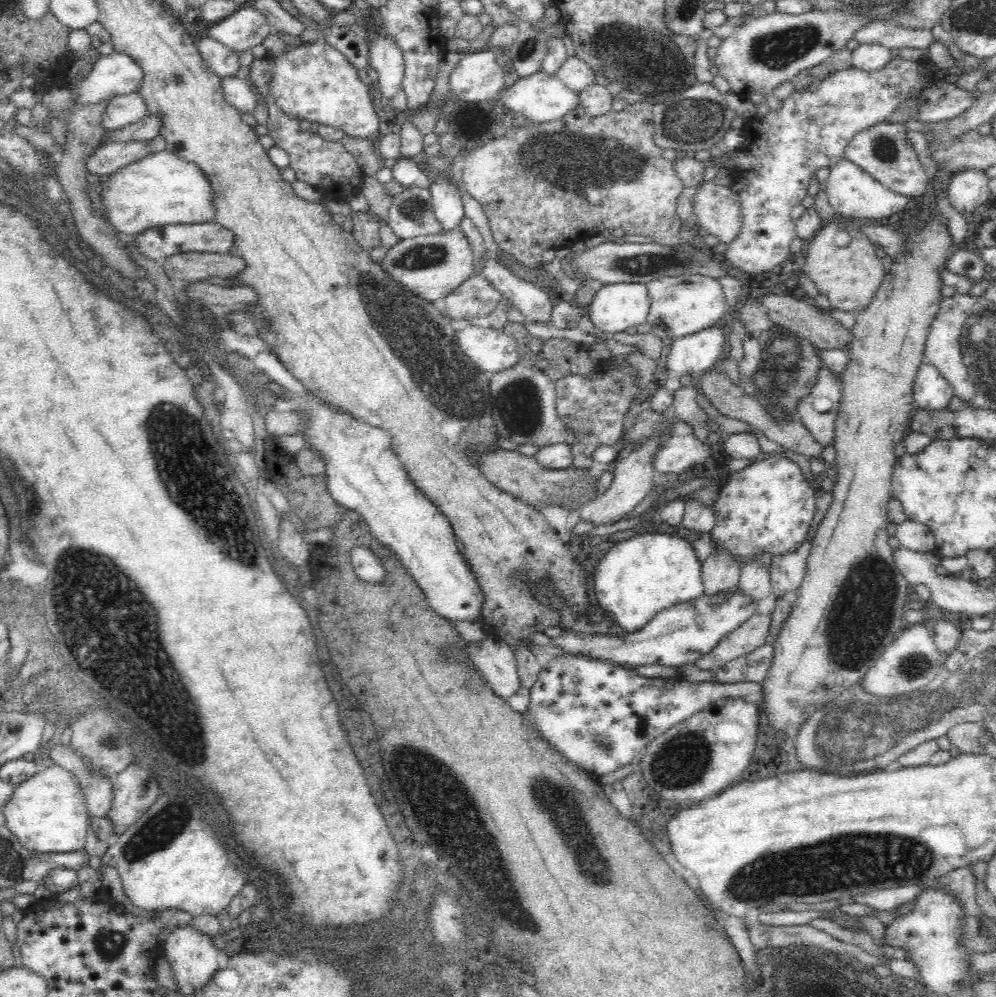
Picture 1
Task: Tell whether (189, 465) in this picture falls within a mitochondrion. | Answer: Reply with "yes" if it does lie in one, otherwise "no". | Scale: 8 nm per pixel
yes

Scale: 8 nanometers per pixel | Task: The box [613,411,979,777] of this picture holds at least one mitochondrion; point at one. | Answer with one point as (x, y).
(856, 731)

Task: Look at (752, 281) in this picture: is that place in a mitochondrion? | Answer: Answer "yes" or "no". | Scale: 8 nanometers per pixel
no

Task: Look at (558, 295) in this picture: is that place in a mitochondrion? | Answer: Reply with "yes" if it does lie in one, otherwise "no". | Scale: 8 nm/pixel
no

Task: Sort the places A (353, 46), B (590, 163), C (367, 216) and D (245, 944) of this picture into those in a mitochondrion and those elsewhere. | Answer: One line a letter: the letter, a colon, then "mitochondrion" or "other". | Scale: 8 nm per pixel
A: other
B: mitochondrion
C: other
D: other

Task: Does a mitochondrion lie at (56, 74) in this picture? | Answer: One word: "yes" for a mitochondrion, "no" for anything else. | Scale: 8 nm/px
no

